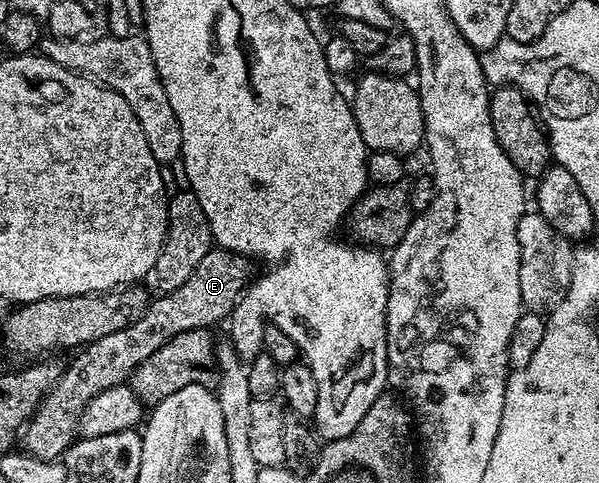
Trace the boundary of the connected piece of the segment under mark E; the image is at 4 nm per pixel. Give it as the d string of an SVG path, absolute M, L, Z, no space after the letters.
M213 246L206 257L198 261L198 269L194 269L194 273L190 273L178 289L164 291L161 299L153 298L138 321L77 350L73 354L76 356L72 364L61 370L60 380L49 389L28 420L22 432L23 450L39 459L59 460L67 448L77 441L80 414L94 396L111 387L127 384L136 367L142 365L150 353L158 353L166 341L178 337L178 333L199 327L212 329L215 323L223 319L225 322L231 316L233 307L240 302L242 292L254 275L248 263L251 263L249 256Z

